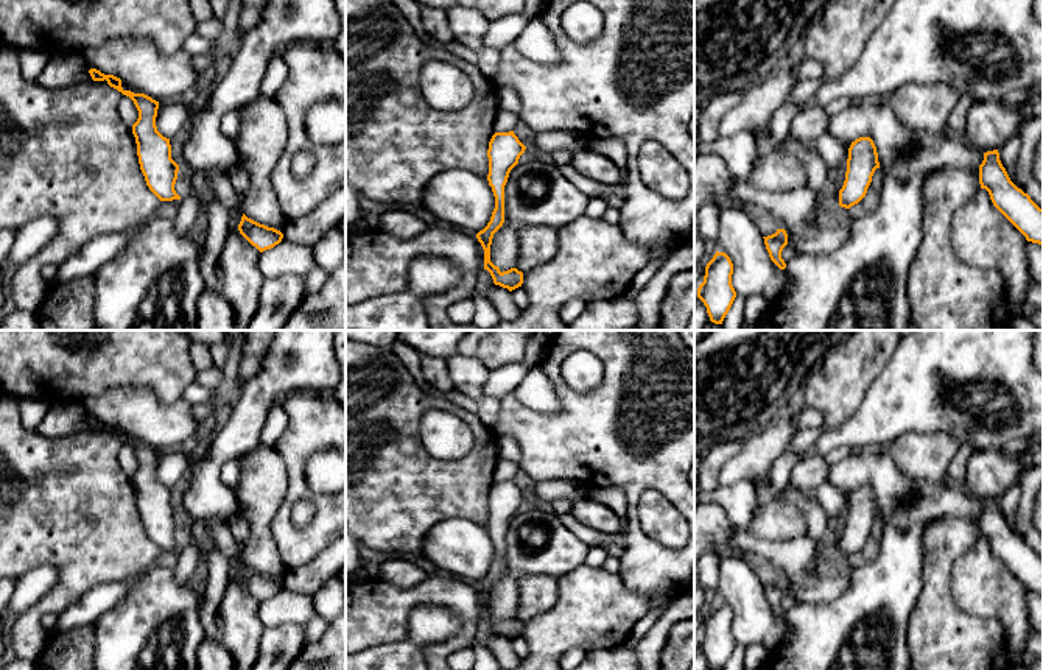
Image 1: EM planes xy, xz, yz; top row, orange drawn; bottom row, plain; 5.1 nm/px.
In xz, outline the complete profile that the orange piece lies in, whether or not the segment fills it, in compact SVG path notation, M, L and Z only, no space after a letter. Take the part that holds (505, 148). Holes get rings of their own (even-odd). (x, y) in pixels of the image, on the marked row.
M514 131L495 132L492 136L487 150L487 181L495 196L495 209L487 226L476 234L476 238L484 249L484 270L490 273L495 285L507 288L509 291L522 287L523 273L517 268L511 268L501 273L500 268L490 262L490 245L493 234L504 223L504 185L507 182L511 170L518 164L518 159L525 150L526 146L518 140Z

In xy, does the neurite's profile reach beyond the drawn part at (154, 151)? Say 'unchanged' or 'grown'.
unchanged

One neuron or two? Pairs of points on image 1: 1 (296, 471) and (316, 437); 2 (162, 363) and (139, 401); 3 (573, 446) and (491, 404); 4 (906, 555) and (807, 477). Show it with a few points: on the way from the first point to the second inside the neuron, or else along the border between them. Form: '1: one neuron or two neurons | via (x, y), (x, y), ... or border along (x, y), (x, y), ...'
1: one neuron | via (296, 463), (296, 457), (309, 444)
2: two neurons | border along (111, 387), (147, 387), (165, 404), (181, 398)
3: two neurons | border along (500, 401), (494, 430)
4: two neurons | border along (830, 466), (825, 477)

